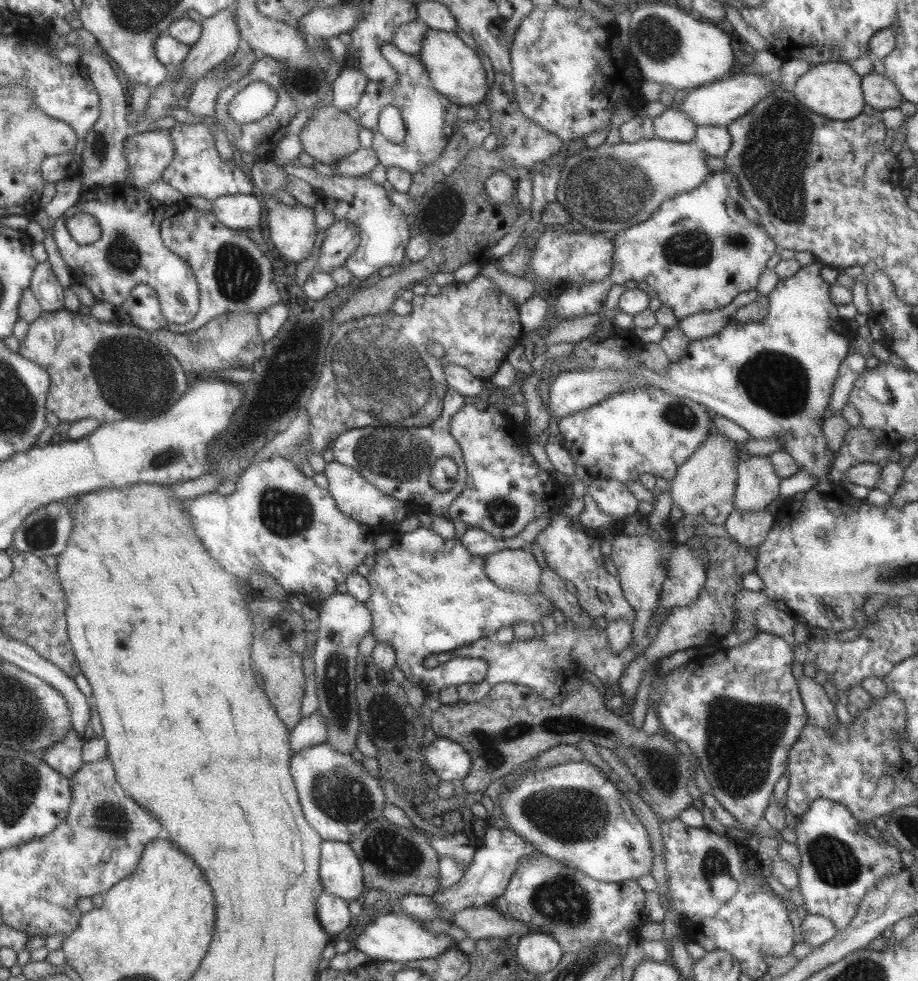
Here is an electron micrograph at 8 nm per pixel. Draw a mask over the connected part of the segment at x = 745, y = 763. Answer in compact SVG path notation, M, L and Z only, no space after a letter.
M759 631L750 642L732 648L723 647L709 656L699 653L670 673L661 674L664 681L653 691L660 723L696 752L711 793L745 830L747 841L742 844L754 852L758 851L762 837L758 822L771 803L776 783L788 770L790 748L809 722L798 683L792 675L794 660L790 639Z

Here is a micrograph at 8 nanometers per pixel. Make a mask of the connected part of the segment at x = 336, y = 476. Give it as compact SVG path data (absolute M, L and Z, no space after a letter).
M334 460L325 464L323 472L329 482L327 489L335 500L338 511L352 520L377 527L378 525L394 524L394 522L399 523L411 514L406 503L396 500L389 494L382 494L371 482L349 466L344 466Z

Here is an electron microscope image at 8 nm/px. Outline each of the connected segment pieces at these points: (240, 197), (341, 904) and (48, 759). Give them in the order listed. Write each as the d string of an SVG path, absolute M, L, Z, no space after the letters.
M258 193L217 196L211 204L211 211L218 222L234 230L256 229L264 212Z
M324 891L316 901L316 908L322 928L333 938L341 937L341 933L350 924L354 906L347 900Z
M72 728L60 743L56 743L52 749L48 749L42 757L46 764L60 773L60 775L72 779L84 765L83 745L83 737L80 737L76 730Z

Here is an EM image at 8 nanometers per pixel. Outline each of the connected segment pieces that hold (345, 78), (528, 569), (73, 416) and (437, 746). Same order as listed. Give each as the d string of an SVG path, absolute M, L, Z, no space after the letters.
M345 63L333 82L333 95L330 104L342 112L346 112L350 108L357 108L369 82L369 78L362 71Z
M527 547L503 549L485 557L484 572L500 588L534 594L541 587L542 568Z
M42 311L36 320L29 323L26 339L21 341L18 351L25 360L48 371L51 383L45 407L64 422L73 423L83 418L97 418L101 423L124 419L144 422L168 412L176 404L176 398L188 390L186 372L158 340L155 332L130 323L116 326L114 322L100 321L80 311Z
M438 737L422 752L427 767L441 780L462 781L472 768L468 752L448 738Z

